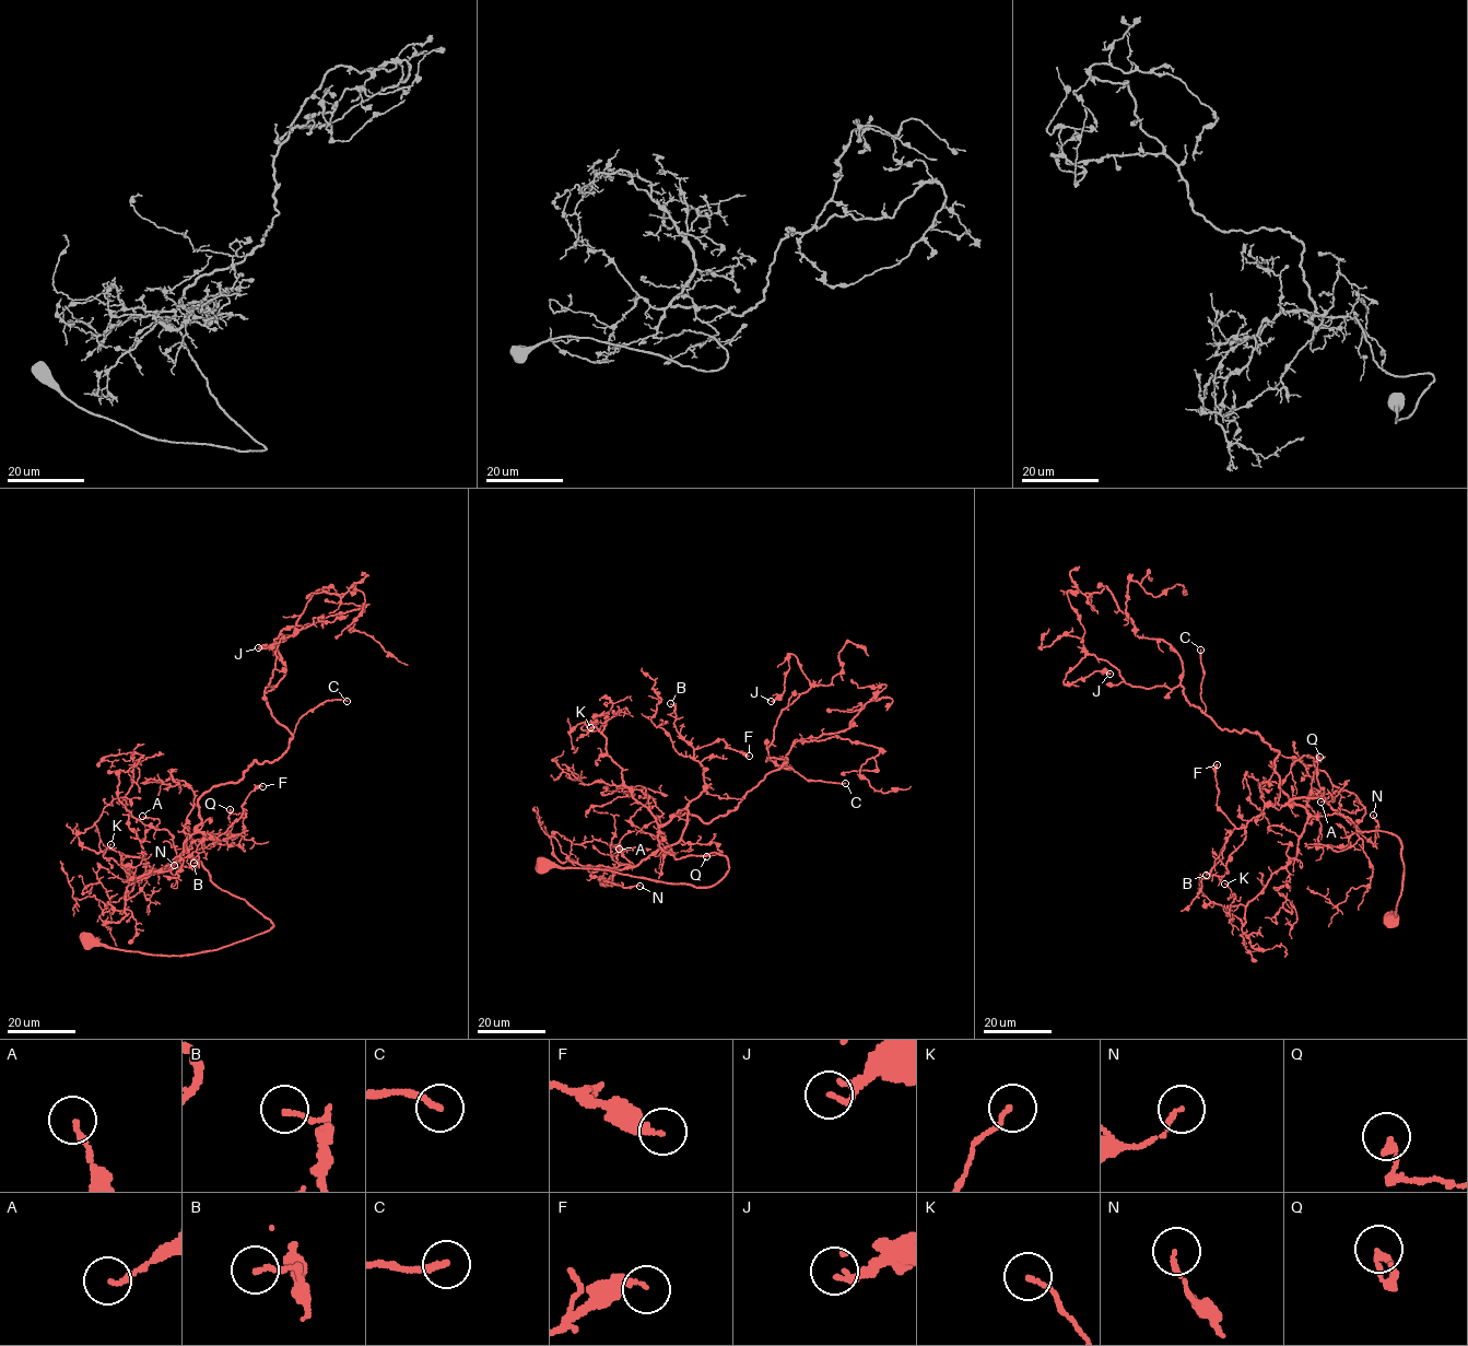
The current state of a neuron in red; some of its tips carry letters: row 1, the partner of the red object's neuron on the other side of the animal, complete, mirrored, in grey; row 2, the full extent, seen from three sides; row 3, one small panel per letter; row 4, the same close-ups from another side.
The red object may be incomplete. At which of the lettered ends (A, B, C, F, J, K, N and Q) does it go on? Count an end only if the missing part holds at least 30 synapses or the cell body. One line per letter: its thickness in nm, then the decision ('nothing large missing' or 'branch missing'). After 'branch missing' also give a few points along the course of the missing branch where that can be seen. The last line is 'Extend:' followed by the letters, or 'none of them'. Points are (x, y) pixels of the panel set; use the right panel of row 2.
A: 160 nm | nothing large missing
B: 150 nm | nothing large missing
C: 190 nm | branch missing | (1200, 650), (1182, 651), (1179, 634), (1165, 623), (1162, 600), (1151, 612), (1158, 642), (1175, 646)
F: 180 nm | nothing large missing
J: 160 nm | nothing large missing
K: 120 nm | nothing large missing
N: 130 nm | nothing large missing
Q: 200 nm | nothing large missing
Extend: C

